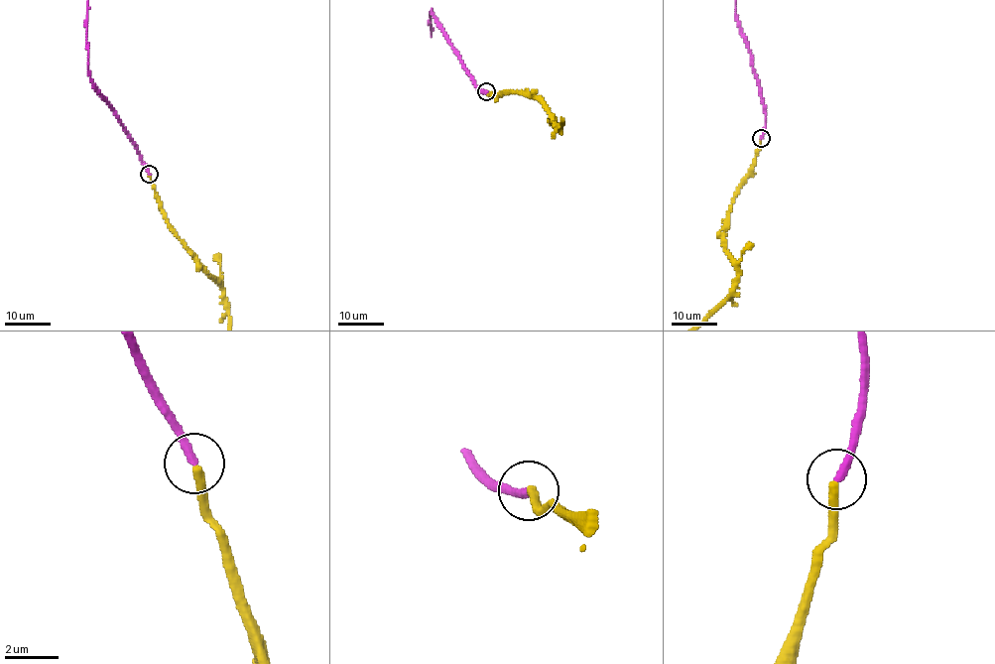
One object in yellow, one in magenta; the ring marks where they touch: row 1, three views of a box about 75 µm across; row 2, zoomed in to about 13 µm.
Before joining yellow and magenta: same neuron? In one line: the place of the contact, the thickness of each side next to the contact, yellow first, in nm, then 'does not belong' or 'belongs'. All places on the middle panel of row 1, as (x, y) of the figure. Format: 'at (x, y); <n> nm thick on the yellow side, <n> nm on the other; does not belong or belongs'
at (486, 91); 360 nm thick on the yellow side, 320 nm on the other; belongs

